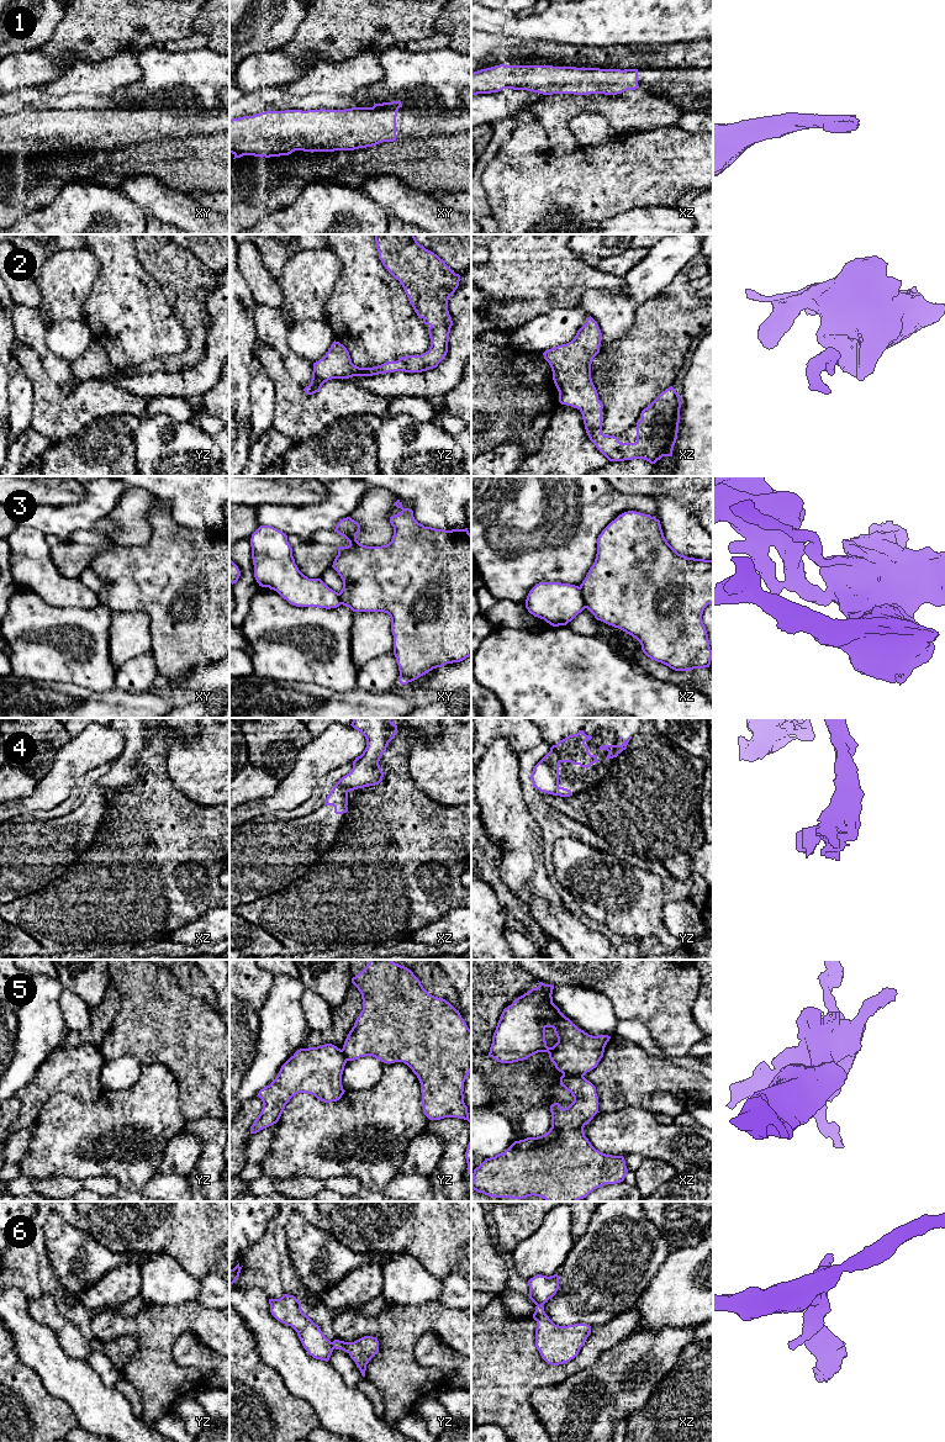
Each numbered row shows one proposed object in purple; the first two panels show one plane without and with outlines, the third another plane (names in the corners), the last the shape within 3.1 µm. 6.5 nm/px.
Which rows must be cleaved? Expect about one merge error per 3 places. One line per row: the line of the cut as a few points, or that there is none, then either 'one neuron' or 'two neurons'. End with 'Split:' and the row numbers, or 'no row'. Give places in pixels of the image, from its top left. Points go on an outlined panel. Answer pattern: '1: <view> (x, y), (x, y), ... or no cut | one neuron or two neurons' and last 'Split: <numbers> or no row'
1: no cut | one neuron
2: no cut | one neuron
3: xz (579, 587), (586, 607) | two neurons
4: no cut | one neuron
5: xz (582, 1075), (563, 1076) | two neurons
6: yz (331, 1342), (334, 1347) | two neurons
Split: 3, 5, 6

